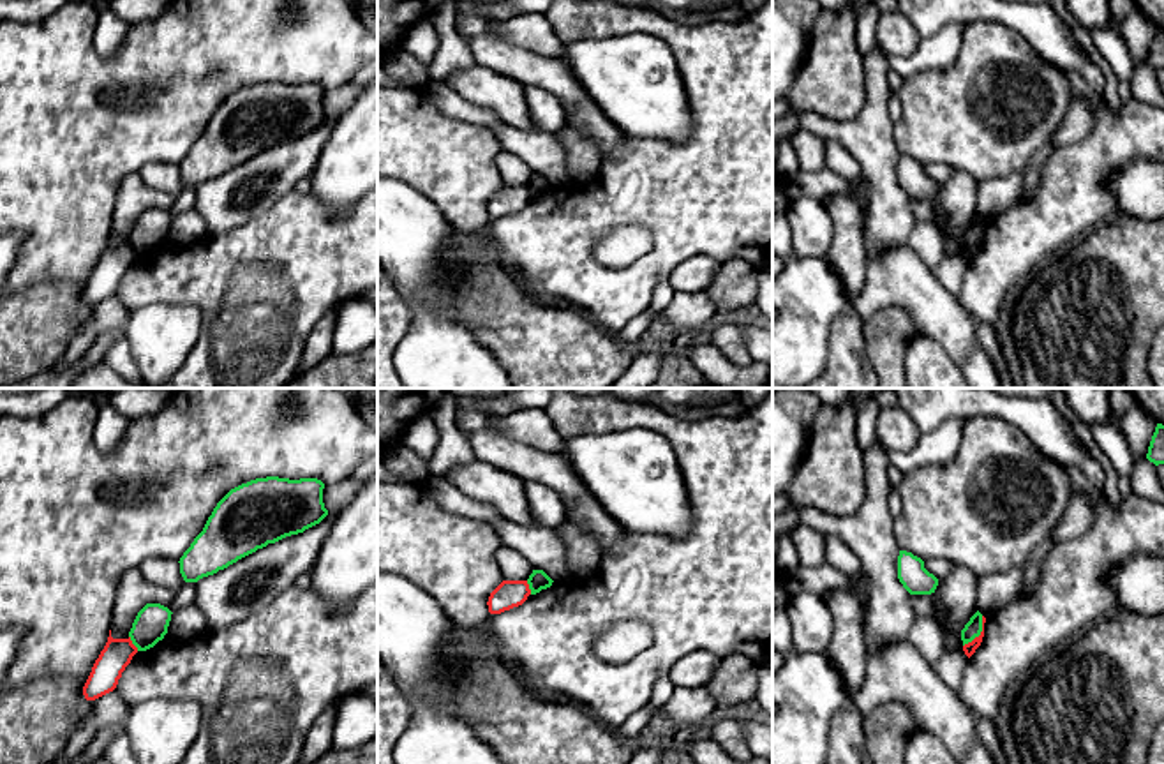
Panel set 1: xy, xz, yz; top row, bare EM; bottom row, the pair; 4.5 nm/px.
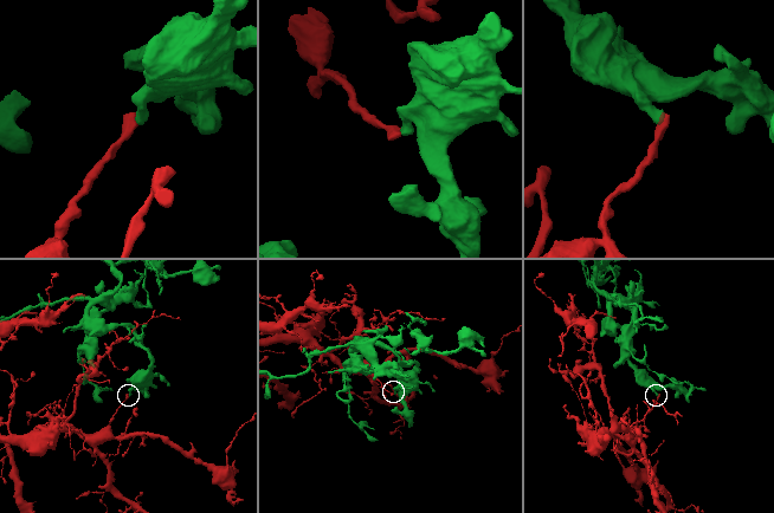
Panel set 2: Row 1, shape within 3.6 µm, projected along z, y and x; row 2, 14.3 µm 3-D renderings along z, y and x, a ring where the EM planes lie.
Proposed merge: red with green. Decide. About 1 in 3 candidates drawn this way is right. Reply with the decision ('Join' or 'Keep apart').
Keep apart

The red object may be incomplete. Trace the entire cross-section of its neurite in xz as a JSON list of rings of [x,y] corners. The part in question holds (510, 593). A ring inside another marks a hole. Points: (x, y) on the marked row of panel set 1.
[[[503,580],[489,596],[489,612],[501,614],[522,605],[531,595],[527,580]]]

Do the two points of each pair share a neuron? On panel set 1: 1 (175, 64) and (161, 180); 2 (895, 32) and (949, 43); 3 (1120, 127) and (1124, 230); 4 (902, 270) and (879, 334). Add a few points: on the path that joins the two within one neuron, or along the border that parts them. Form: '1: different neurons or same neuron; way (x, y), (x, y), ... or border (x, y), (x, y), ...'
1: different neurons; border (177, 164), (147, 163), (138, 170)
2: different neurons; border (921, 37), (910, 53), (887, 55)
3: different neurons; border (1115, 214), (1080, 239)
4: different neurons; border (863, 322), (884, 309), (902, 307), (917, 332)

